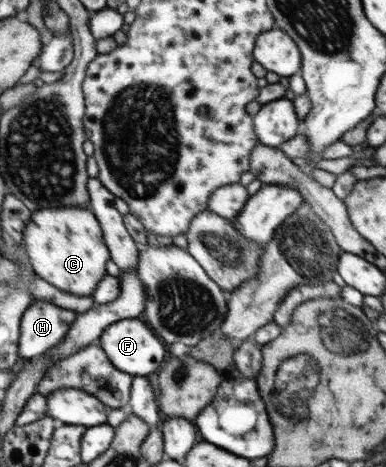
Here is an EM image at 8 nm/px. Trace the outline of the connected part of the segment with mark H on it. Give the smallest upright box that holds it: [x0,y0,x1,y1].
[18,300,78,362]

